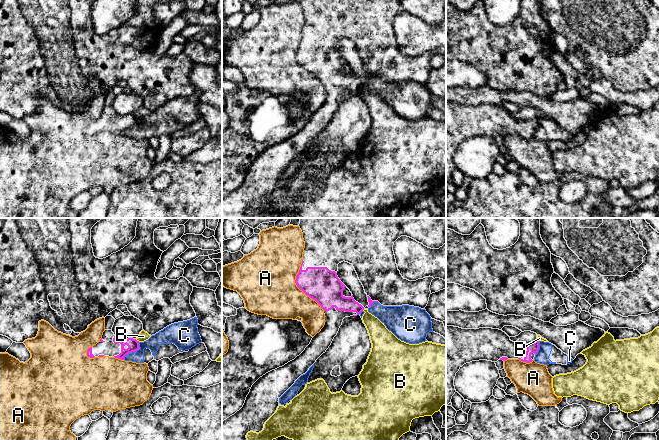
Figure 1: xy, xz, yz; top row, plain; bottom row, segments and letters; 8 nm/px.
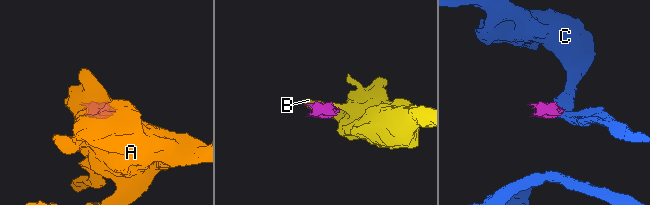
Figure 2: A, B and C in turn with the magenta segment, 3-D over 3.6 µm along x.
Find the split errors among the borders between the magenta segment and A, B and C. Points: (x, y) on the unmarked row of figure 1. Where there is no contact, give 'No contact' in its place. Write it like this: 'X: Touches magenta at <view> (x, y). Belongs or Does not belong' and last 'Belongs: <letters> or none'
A: Touches magenta at xz (297, 62). Does not belong
B: Touches magenta at xy (136, 116). Does not belong
C: Touches magenta at xy (133, 127). Does not belong
Belongs: none

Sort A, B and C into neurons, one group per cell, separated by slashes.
A / B / C

